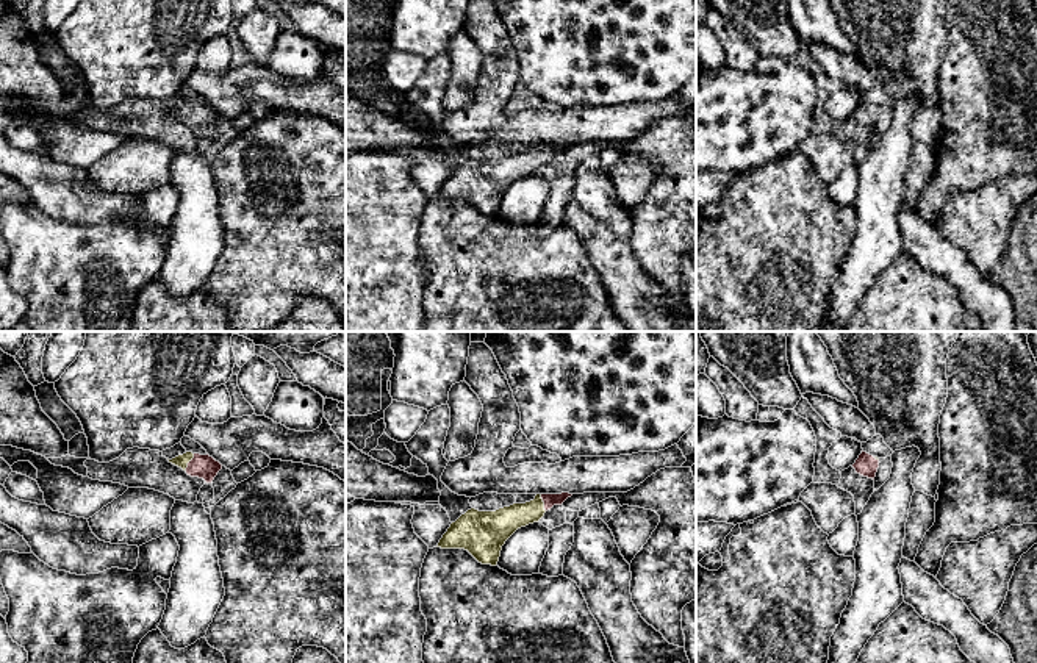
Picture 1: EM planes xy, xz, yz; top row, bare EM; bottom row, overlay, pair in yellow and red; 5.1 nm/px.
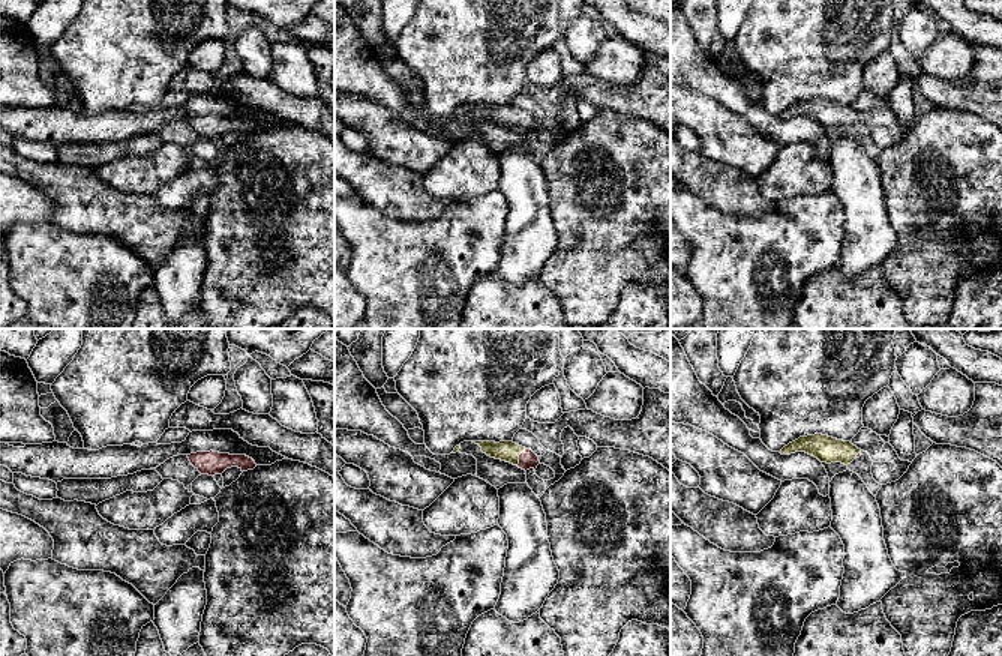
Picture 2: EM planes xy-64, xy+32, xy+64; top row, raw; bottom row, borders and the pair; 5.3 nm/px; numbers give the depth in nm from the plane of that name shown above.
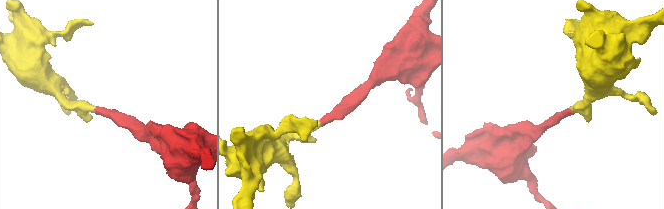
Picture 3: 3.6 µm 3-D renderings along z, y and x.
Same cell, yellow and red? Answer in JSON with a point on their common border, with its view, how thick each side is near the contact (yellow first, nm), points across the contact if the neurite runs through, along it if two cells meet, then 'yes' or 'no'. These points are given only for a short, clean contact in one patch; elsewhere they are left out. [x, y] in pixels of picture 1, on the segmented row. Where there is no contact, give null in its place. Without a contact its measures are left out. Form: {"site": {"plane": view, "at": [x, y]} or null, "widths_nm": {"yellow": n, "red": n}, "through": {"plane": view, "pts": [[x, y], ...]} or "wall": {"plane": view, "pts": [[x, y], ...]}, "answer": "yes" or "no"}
{"site": {"plane": "xy", "at": [190, 460]}, "widths_nm": {"yellow": 70, "red": 130}, "through": {"plane": "xy", "pts": [[182, 462], [190, 460], [204, 466]]}, "answer": "yes"}

